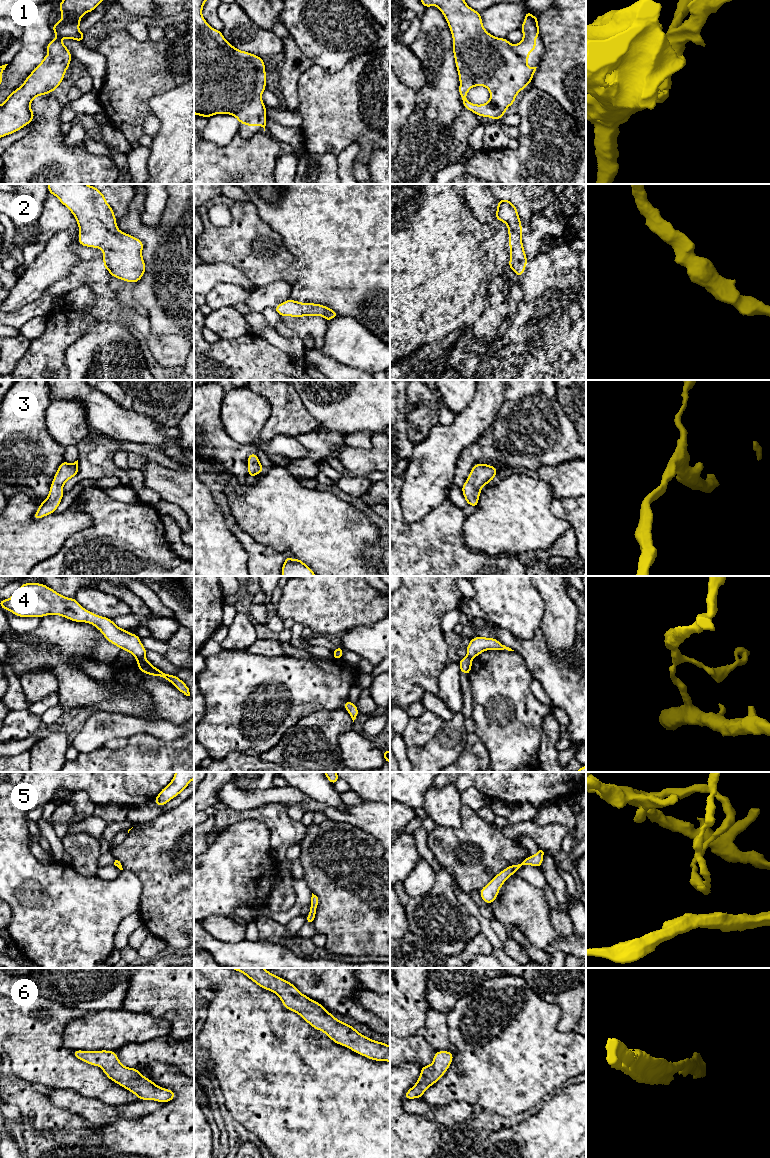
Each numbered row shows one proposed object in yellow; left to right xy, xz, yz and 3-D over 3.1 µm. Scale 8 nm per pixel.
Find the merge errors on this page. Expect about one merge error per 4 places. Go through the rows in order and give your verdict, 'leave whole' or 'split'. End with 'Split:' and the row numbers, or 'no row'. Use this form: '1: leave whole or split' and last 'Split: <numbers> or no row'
1: leave whole
2: leave whole
3: leave whole
4: split
5: split
6: leave whole
Split: 4, 5

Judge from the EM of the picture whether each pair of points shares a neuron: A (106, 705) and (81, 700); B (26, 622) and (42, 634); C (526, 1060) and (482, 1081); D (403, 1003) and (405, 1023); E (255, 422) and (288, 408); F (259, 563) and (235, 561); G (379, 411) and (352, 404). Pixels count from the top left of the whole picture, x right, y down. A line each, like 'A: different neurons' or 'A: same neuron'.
A: different neurons
B: different neurons
C: same neuron
D: same neuron
E: different neurons
F: different neurons
G: same neuron

